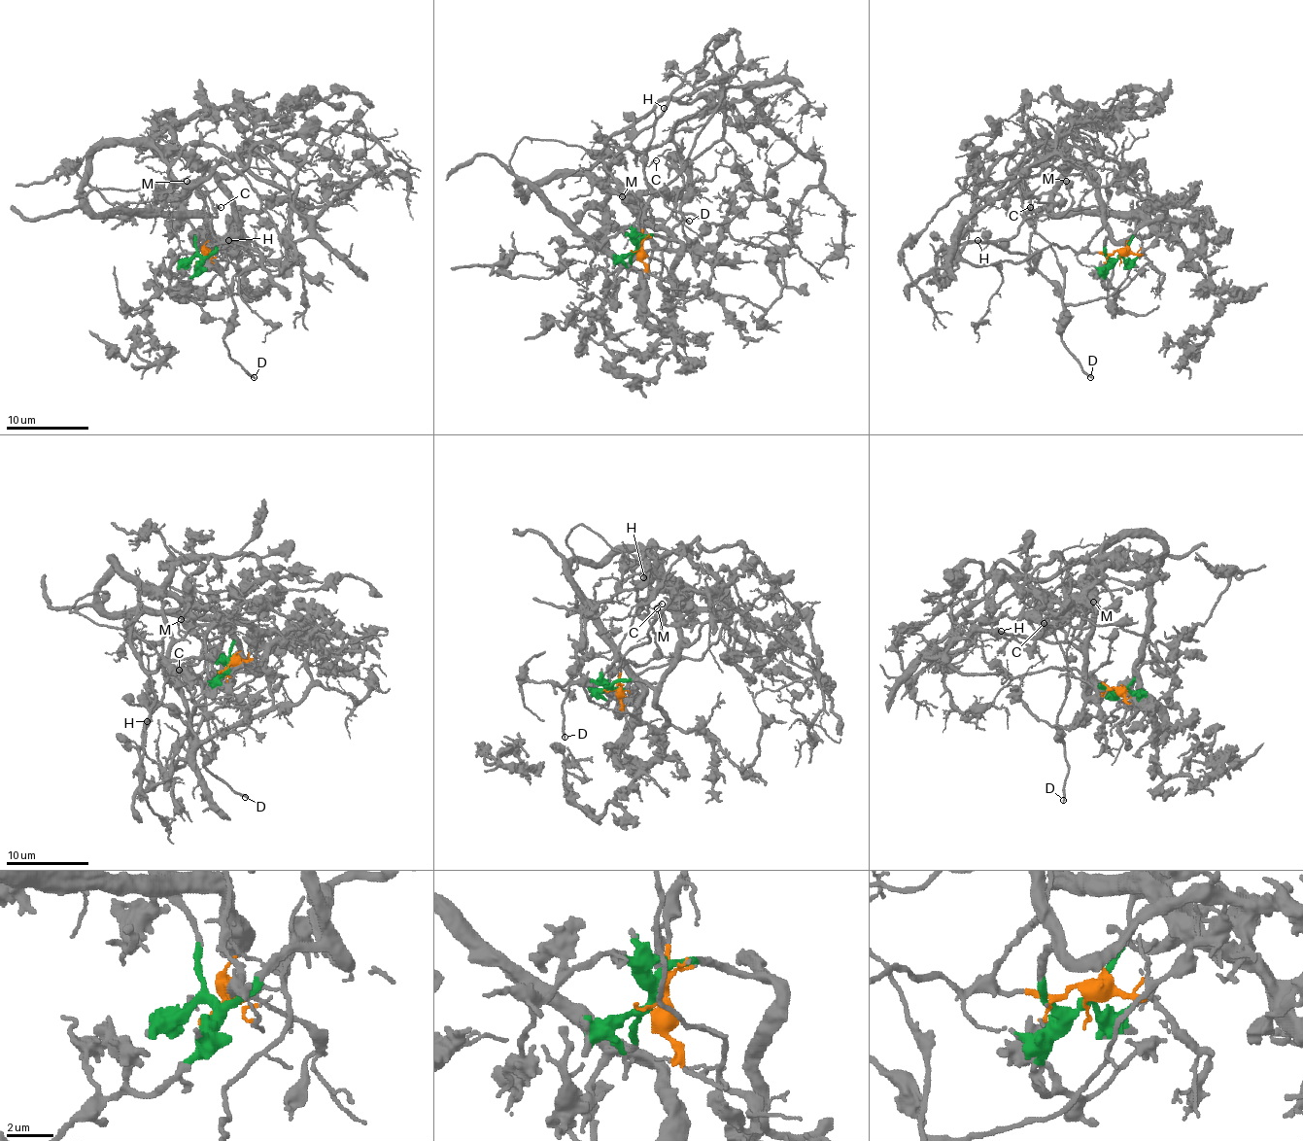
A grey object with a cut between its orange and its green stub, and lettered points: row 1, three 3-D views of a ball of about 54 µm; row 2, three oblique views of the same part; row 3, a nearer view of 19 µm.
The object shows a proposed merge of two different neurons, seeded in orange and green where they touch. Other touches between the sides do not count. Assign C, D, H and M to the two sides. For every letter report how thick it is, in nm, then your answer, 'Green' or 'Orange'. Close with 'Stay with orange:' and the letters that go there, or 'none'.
C: Thickness 100 nm. Orange
D: Thickness 200 nm. Orange
H: Thickness 280 nm. Orange
M: Thickness 550 nm. Orange
Stay with orange: C, D, H, M

